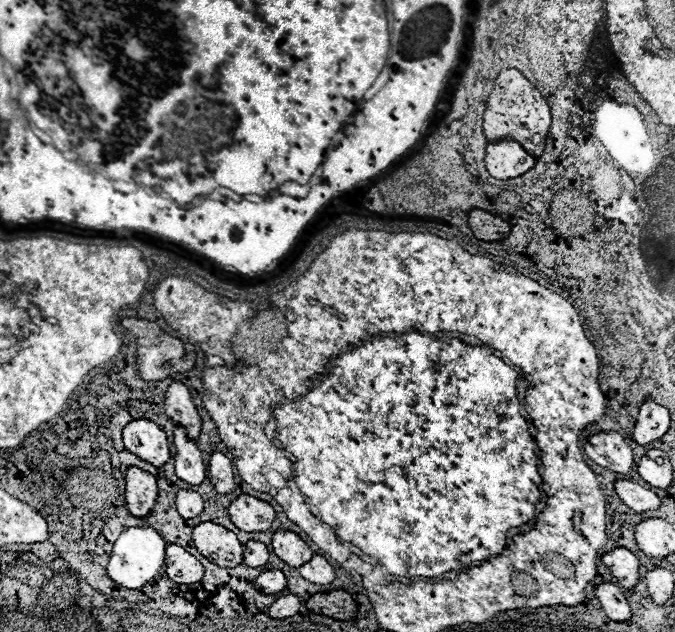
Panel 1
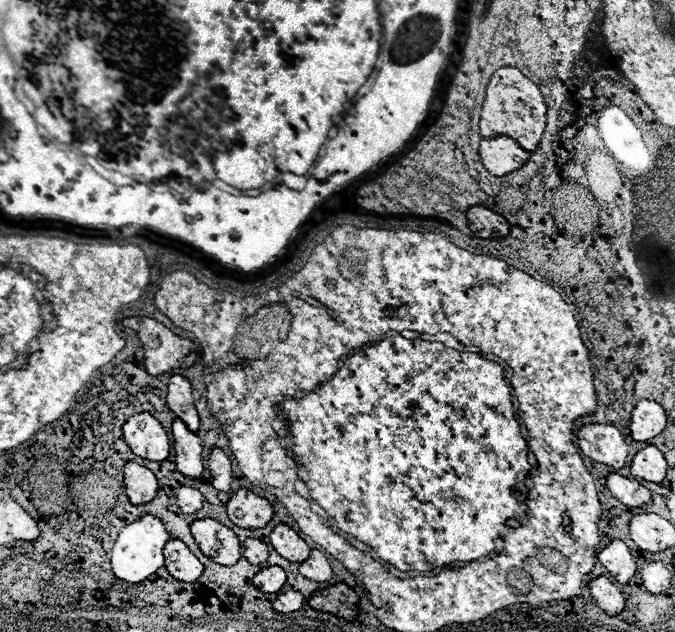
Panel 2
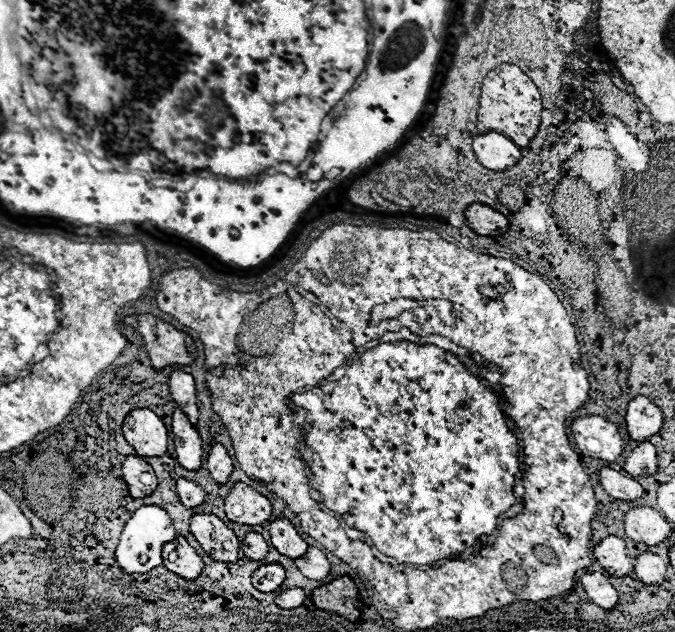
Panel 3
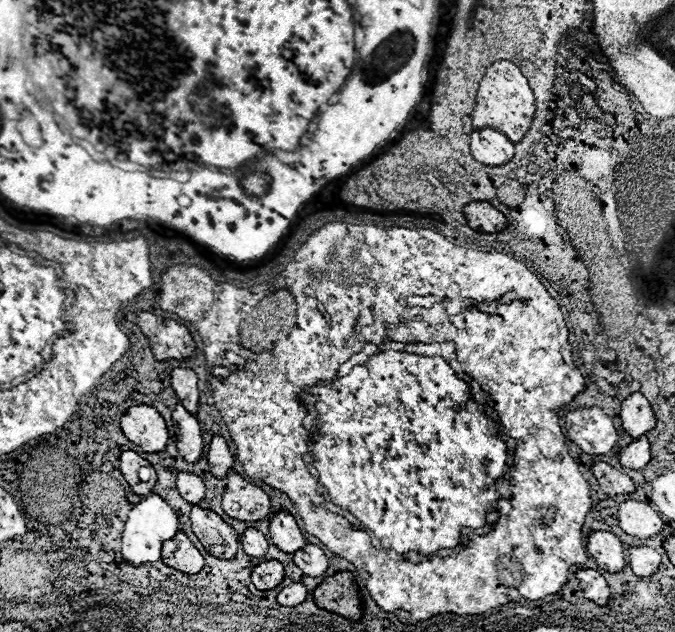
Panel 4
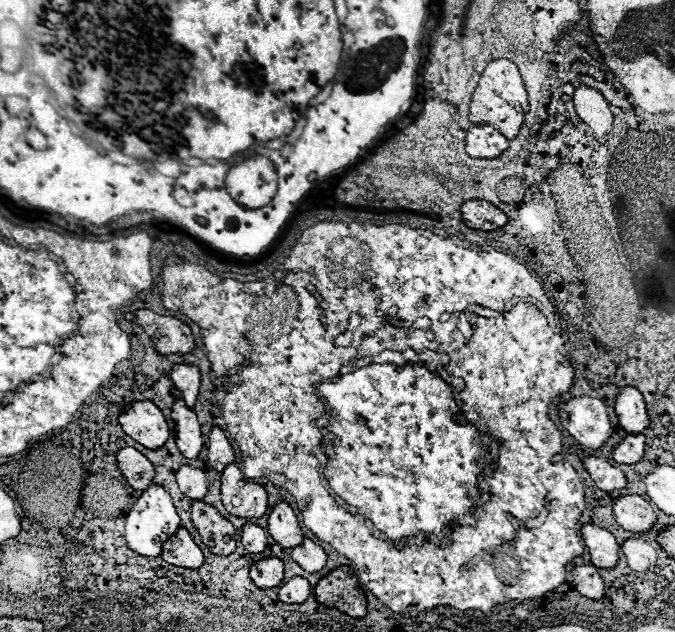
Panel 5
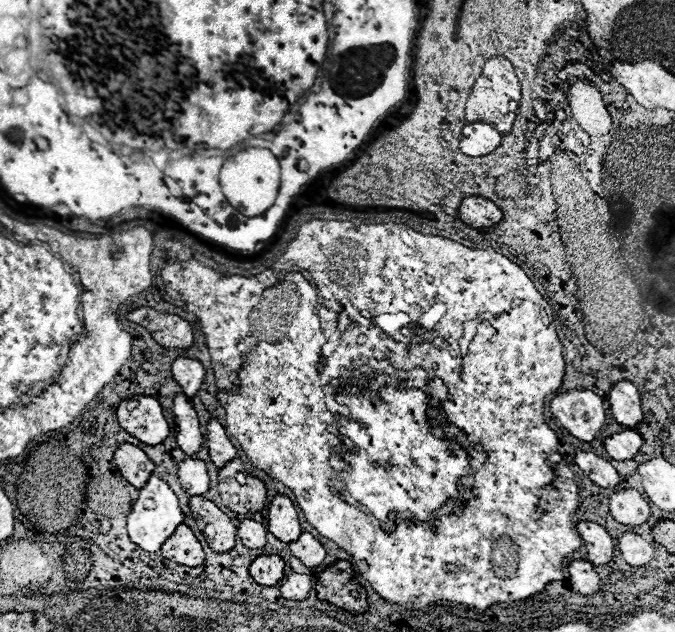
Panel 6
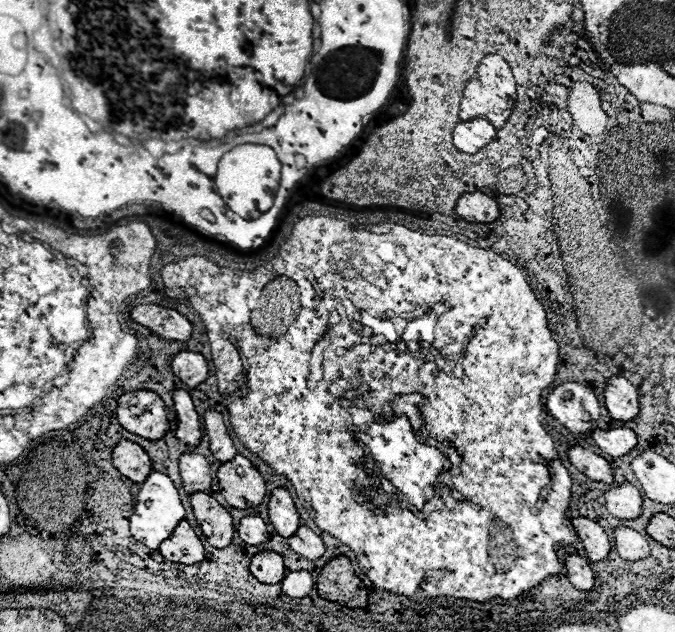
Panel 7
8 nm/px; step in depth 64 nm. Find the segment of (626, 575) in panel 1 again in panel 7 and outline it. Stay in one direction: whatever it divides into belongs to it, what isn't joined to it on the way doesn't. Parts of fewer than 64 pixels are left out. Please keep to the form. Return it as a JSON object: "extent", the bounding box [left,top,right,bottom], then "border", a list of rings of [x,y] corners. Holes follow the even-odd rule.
{"extent":[572,516,612,562],"border":[[[584,516],[572,518],[572,526],[574,526],[578,538],[582,540],[588,560],[600,562],[600,560],[608,558],[608,554],[612,550],[612,542],[602,526],[598,526],[594,520],[584,518]]]}

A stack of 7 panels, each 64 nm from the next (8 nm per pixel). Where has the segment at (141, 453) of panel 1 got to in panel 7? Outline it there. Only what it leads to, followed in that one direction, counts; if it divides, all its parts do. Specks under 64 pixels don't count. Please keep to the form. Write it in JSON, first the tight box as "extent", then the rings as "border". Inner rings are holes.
{"extent":[118,390,170,440],"border":[[[148,390],[128,392],[118,400],[118,422],[146,440],[160,440],[170,428],[166,406],[158,394]]]}

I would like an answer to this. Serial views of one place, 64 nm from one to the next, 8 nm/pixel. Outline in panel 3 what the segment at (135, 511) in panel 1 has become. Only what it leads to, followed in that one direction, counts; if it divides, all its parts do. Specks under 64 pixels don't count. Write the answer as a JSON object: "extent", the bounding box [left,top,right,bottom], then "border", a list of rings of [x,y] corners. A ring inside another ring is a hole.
{"extent":[122,456,158,498],"border":[[[126,456],[124,458],[122,476],[126,480],[126,486],[128,486],[128,492],[132,498],[146,498],[158,486],[154,470],[138,456]]]}

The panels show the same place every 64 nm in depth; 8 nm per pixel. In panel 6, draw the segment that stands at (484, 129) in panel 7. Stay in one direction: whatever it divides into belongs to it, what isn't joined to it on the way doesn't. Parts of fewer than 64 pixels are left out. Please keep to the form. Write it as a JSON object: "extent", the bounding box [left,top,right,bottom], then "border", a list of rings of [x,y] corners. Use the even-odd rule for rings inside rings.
{"extent":[460,122,502,156],"border":[[[470,122],[462,130],[460,150],[464,150],[464,154],[468,156],[484,156],[492,154],[500,146],[500,142],[502,134],[494,126],[486,122]]]}

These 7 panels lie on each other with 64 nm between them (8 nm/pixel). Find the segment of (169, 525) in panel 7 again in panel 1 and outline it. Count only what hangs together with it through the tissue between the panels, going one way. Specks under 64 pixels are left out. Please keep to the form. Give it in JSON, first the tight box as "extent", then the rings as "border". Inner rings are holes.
{"extent":[106,528,166,590],"border":[[[128,528],[114,542],[114,548],[110,552],[110,560],[106,566],[106,574],[120,588],[140,590],[164,566],[164,548],[166,544],[154,528]]]}

